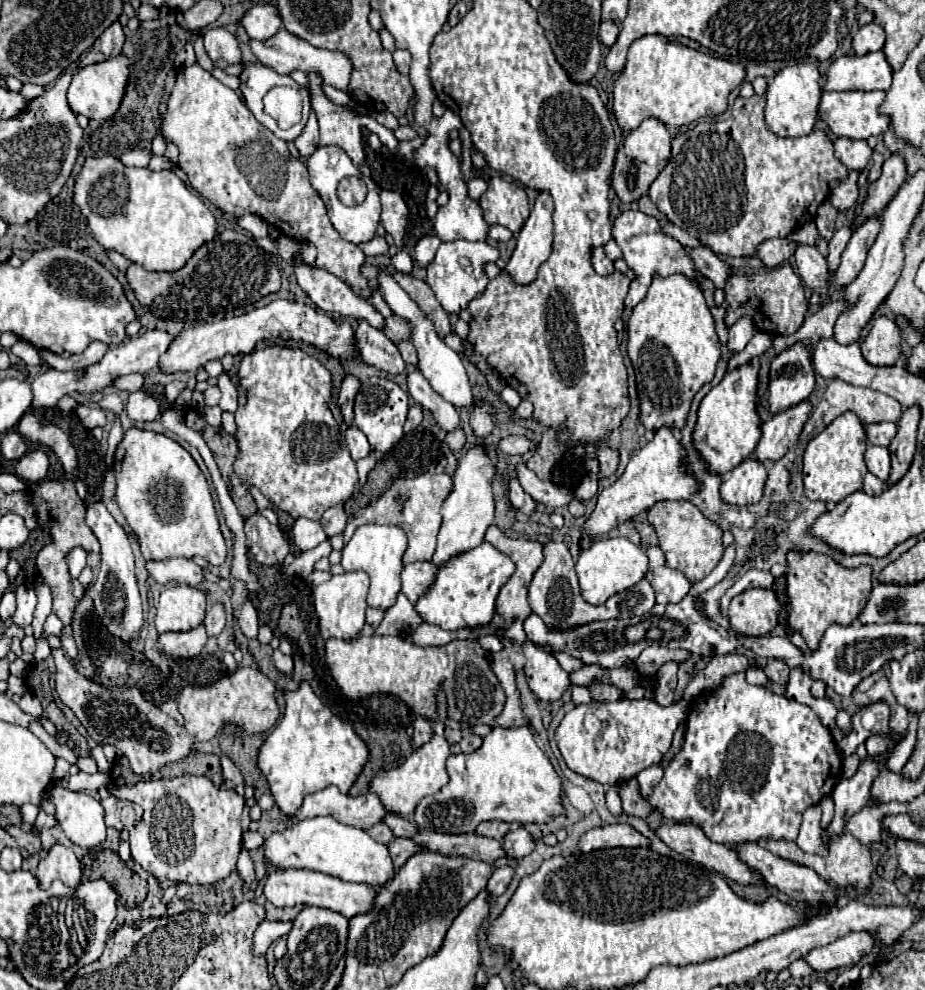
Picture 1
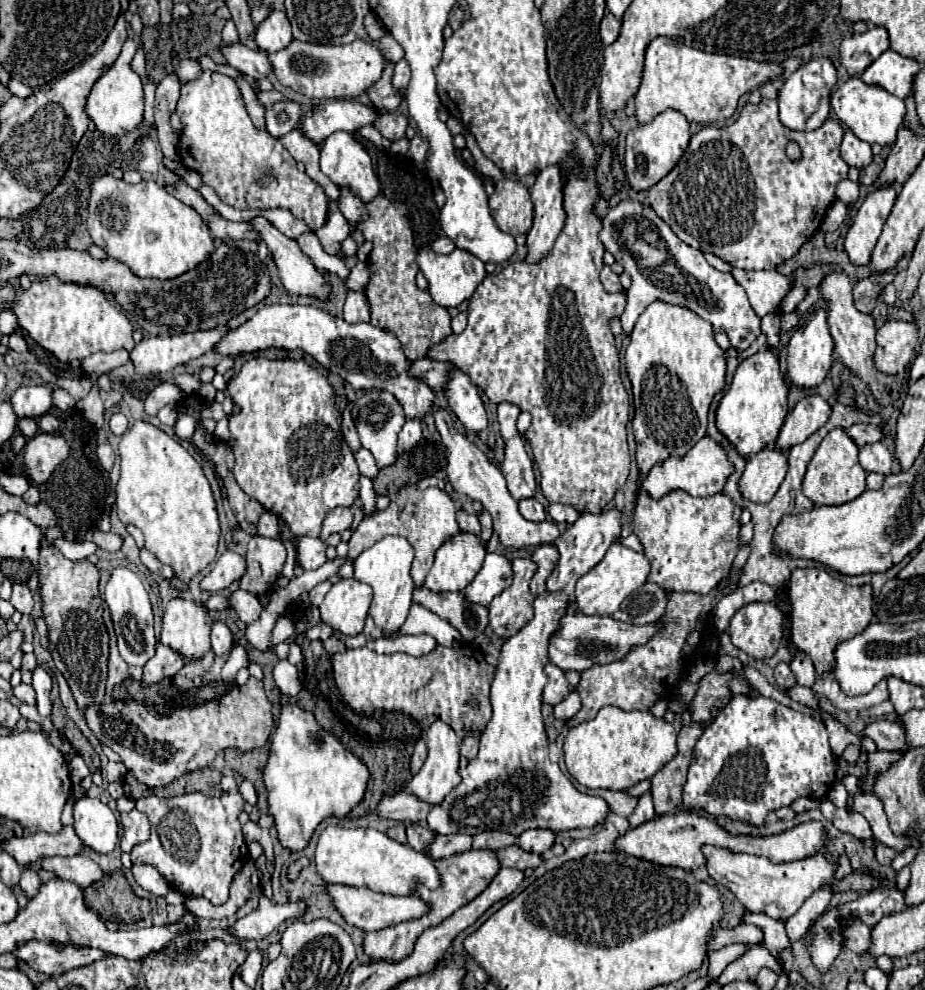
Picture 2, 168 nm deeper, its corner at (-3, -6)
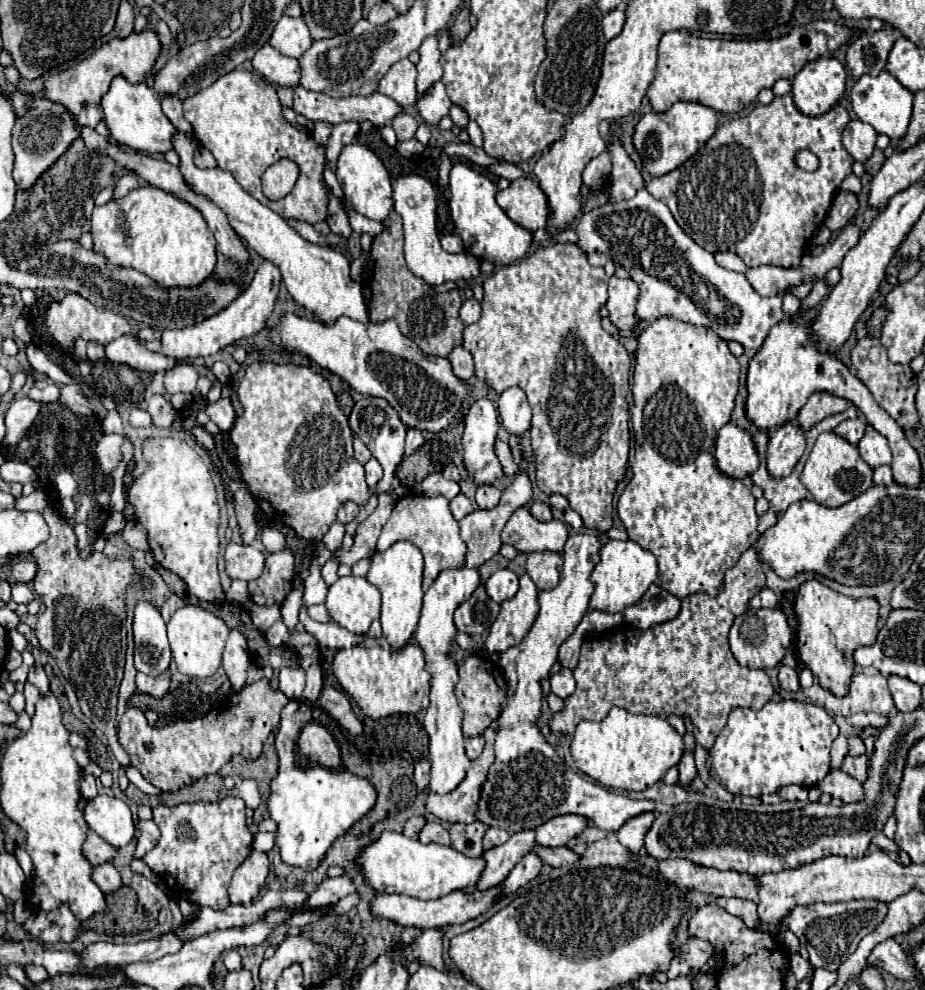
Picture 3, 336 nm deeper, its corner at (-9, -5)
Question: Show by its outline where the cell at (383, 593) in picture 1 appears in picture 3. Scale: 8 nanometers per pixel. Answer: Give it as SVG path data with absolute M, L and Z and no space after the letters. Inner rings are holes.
M399 541L391 549L383 553L375 553L371 563L371 569L367 573L367 581L373 583L383 597L383 607L381 607L381 625L383 625L383 635L391 649L401 649L407 645L407 641L413 637L417 623L419 623L419 611L421 611L421 599L423 599L423 555L415 545L409 541Z

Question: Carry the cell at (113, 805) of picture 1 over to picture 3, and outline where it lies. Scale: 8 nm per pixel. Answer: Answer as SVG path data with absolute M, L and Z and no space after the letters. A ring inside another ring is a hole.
M139 821L141 837L137 839L137 851L135 859L143 859L147 851L151 851L159 841L159 827L153 821Z

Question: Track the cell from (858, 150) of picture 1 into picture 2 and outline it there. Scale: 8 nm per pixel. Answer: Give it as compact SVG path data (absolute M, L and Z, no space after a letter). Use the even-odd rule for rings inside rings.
M851 130L845 132L843 136L843 144L841 144L841 158L853 166L853 168L865 168L871 164L873 154L871 154L871 146L867 142L861 142Z

